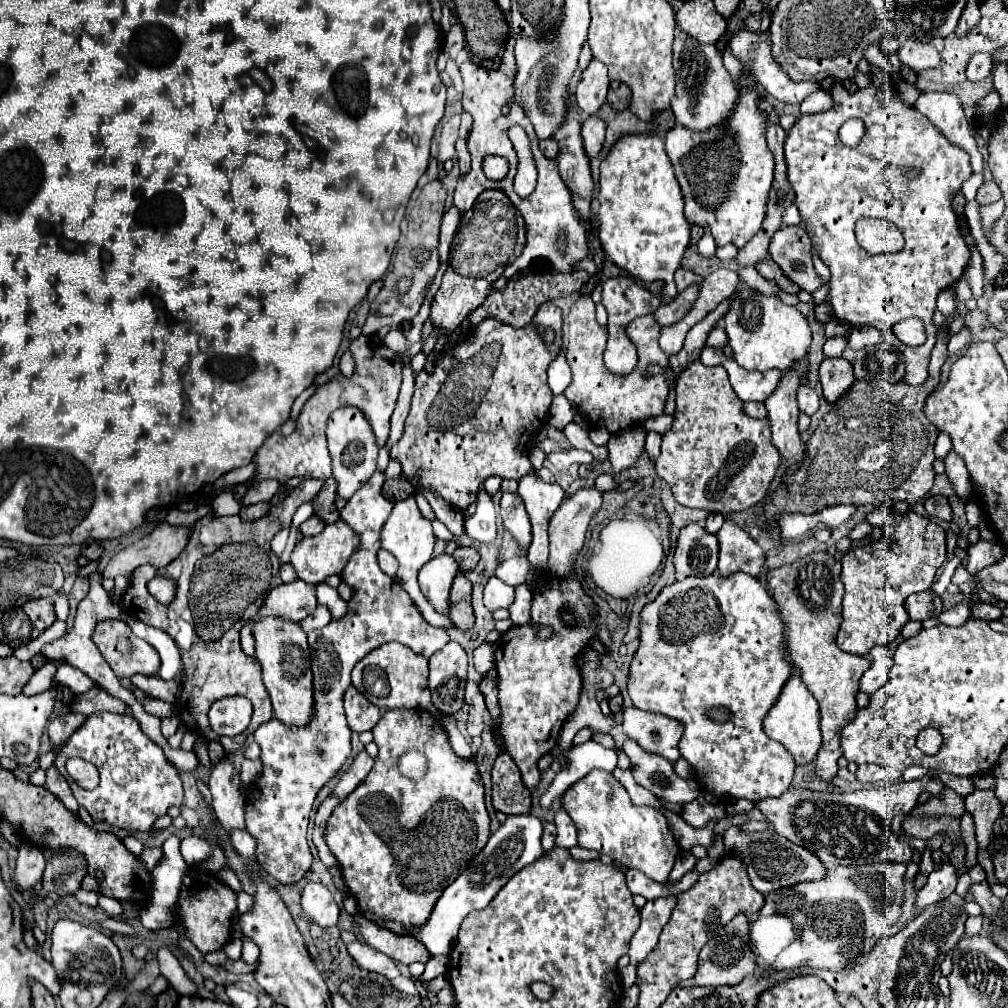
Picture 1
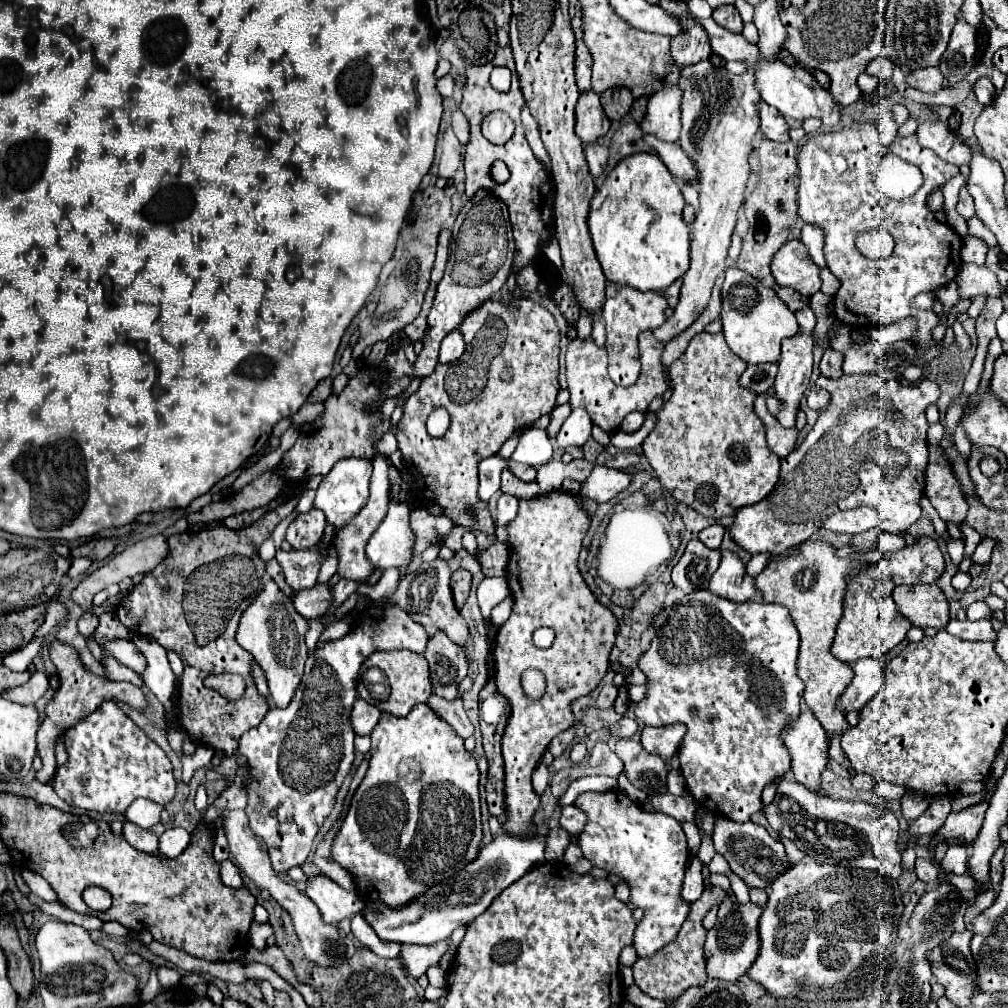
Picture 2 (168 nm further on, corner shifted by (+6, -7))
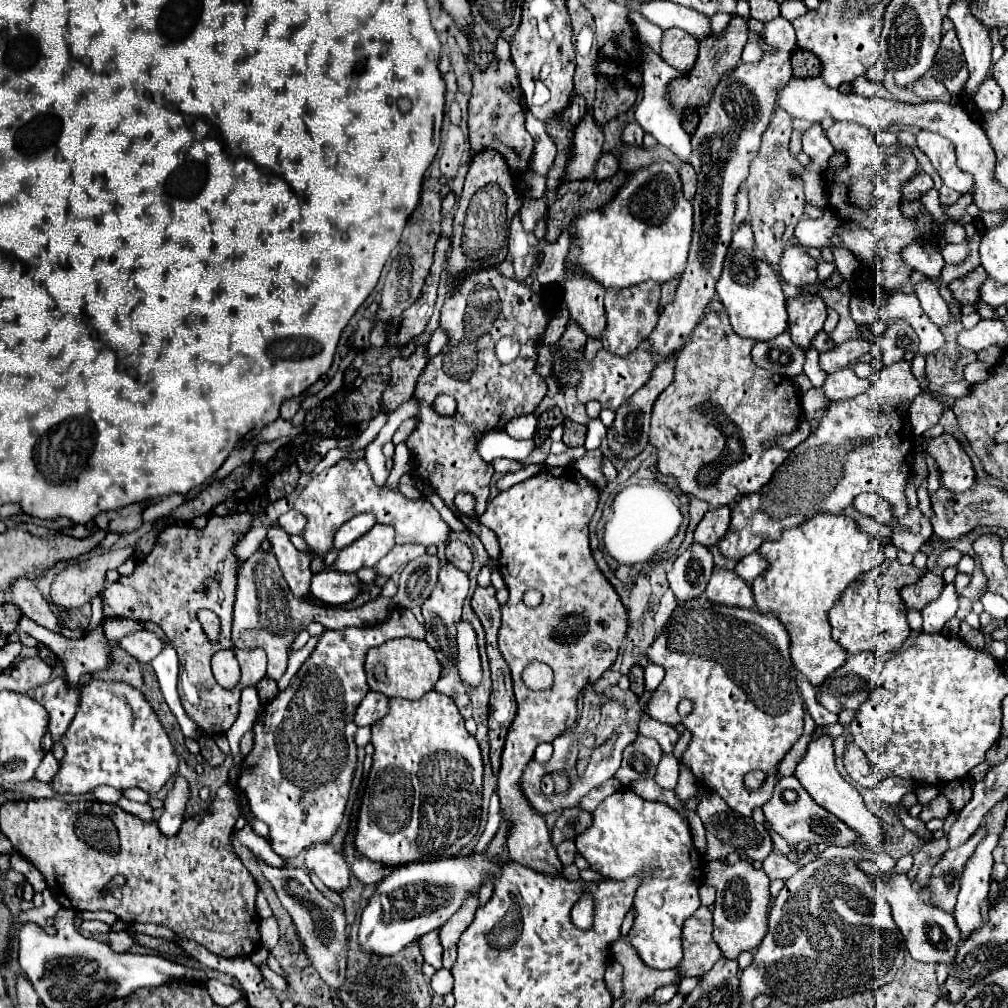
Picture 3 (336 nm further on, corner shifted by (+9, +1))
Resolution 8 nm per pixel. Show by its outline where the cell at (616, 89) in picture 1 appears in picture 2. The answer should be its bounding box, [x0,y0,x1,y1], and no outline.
[601,88,633,120]

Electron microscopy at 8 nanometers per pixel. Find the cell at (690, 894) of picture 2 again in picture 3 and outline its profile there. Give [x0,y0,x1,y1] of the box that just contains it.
[696,788,772,862]

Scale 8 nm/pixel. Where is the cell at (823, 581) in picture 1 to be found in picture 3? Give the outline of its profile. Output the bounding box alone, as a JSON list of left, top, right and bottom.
[752,512,884,686]

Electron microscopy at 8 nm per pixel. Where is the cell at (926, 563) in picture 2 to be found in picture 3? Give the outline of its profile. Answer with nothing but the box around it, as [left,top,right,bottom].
[828,560,924,656]

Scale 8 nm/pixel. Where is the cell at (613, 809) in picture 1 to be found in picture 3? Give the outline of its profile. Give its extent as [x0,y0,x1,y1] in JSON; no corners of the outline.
[576,788,702,970]

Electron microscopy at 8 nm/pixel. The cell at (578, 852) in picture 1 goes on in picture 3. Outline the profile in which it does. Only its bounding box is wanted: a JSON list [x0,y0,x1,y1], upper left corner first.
[556,840,576,866]

